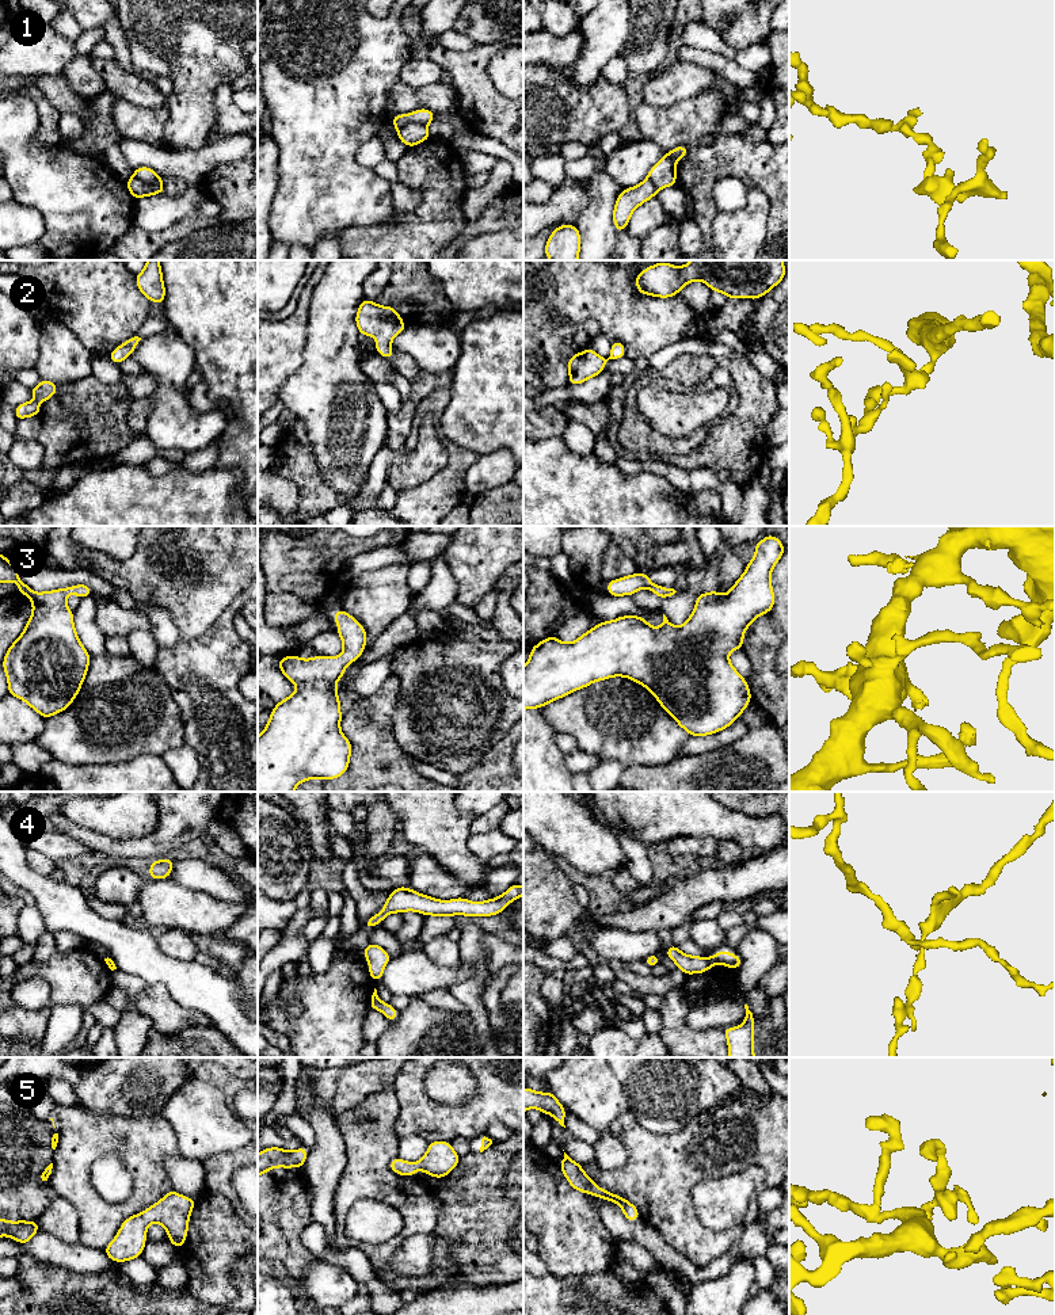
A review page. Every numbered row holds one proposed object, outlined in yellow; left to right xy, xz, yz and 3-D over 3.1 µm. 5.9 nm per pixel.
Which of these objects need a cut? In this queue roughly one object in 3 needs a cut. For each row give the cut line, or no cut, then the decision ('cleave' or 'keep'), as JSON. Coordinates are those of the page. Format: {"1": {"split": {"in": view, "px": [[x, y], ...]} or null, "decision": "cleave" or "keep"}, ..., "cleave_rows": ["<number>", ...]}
{"1": {"split": {"in": "xz", "px": [[426, 124], [407, 122], [397, 130]]}, "decision": "cleave"}, "2": {"split": null, "decision": "keep"}, "3": {"split": null, "decision": "keep"}, "4": {"split": {"in": "yz", "px": [[711, 959], [713, 963]]}, "decision": "cleave"}, "5": {"split": null, "decision": "keep"}, "cleave_rows": ["1", "4"]}

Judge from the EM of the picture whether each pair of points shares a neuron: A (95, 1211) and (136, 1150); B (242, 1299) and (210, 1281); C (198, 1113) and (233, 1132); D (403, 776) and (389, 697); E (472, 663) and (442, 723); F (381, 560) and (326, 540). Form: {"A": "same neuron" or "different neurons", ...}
{"A": "same neuron", "B": "different neurons", "C": "same neuron", "D": "same neuron", "E": "same neuron", "F": "different neurons"}

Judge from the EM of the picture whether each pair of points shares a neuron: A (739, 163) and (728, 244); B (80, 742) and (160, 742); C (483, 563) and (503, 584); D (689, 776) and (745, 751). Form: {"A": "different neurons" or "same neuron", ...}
{"A": "different neurons", "B": "same neuron", "C": "different neurons", "D": "same neuron"}

